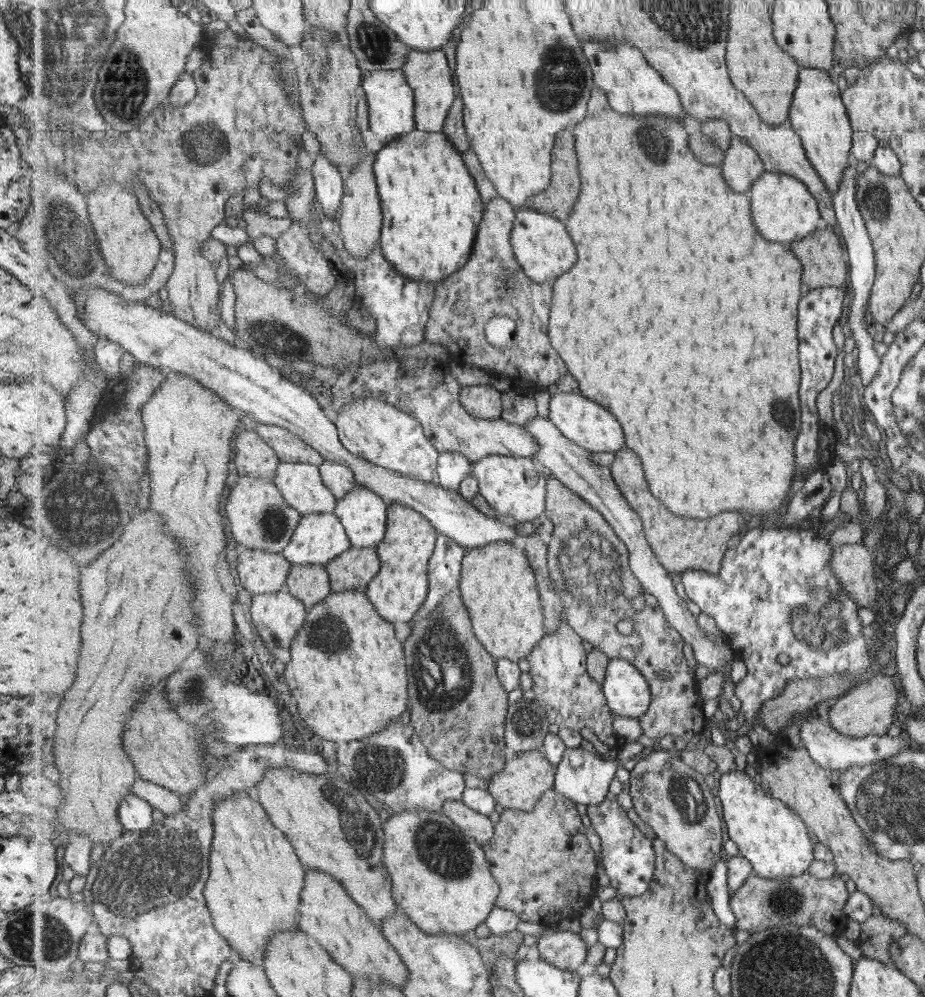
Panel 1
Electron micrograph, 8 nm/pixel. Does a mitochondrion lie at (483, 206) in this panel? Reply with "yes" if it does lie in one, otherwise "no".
no

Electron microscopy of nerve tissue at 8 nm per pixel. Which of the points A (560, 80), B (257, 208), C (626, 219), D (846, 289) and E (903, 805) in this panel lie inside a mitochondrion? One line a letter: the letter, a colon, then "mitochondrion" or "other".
A: mitochondrion
B: other
C: other
D: other
E: mitochondrion

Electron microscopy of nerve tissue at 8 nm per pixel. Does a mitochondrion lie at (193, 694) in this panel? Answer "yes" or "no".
yes

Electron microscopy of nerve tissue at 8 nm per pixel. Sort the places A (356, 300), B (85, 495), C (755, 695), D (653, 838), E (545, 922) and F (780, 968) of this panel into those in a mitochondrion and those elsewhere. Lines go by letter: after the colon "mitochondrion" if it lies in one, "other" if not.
A: other
B: mitochondrion
C: other
D: other
E: other
F: mitochondrion

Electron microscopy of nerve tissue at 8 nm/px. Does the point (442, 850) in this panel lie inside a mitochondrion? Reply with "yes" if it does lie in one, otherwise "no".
yes

